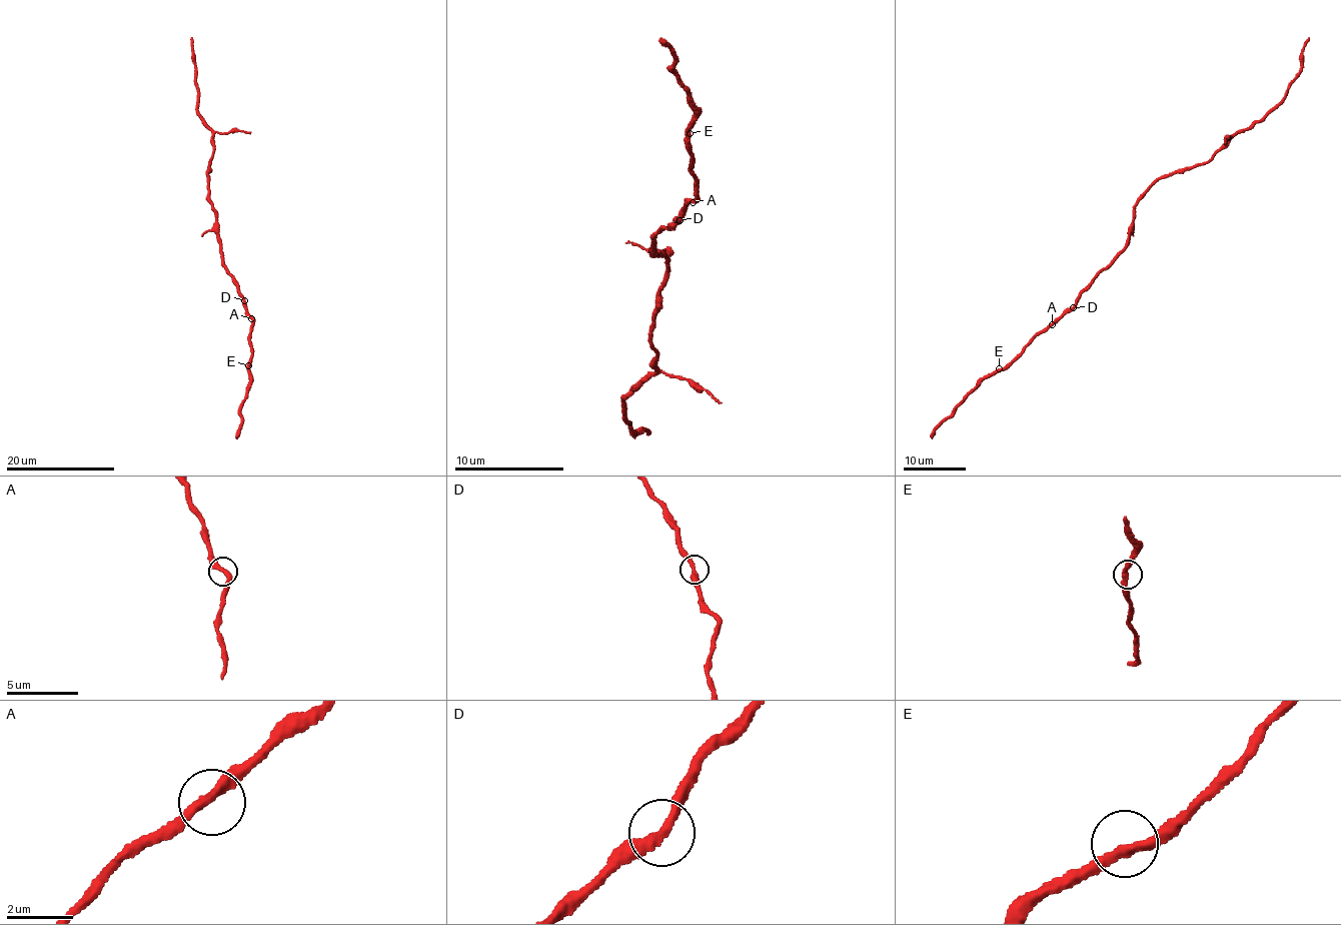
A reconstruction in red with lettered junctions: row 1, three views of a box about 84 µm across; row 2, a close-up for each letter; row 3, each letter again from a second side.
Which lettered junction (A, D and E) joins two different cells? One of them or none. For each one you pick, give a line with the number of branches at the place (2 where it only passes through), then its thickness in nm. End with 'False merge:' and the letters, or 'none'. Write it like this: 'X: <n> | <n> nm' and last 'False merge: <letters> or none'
False merge: none

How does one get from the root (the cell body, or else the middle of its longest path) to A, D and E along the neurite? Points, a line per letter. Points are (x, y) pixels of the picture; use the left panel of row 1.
A: (217, 234), (224, 266), (251, 318)
D: (217, 234), (224, 266), (244, 300)
E: (217, 234), (224, 266), (253, 321), (248, 337), (251, 353), (248, 365)

